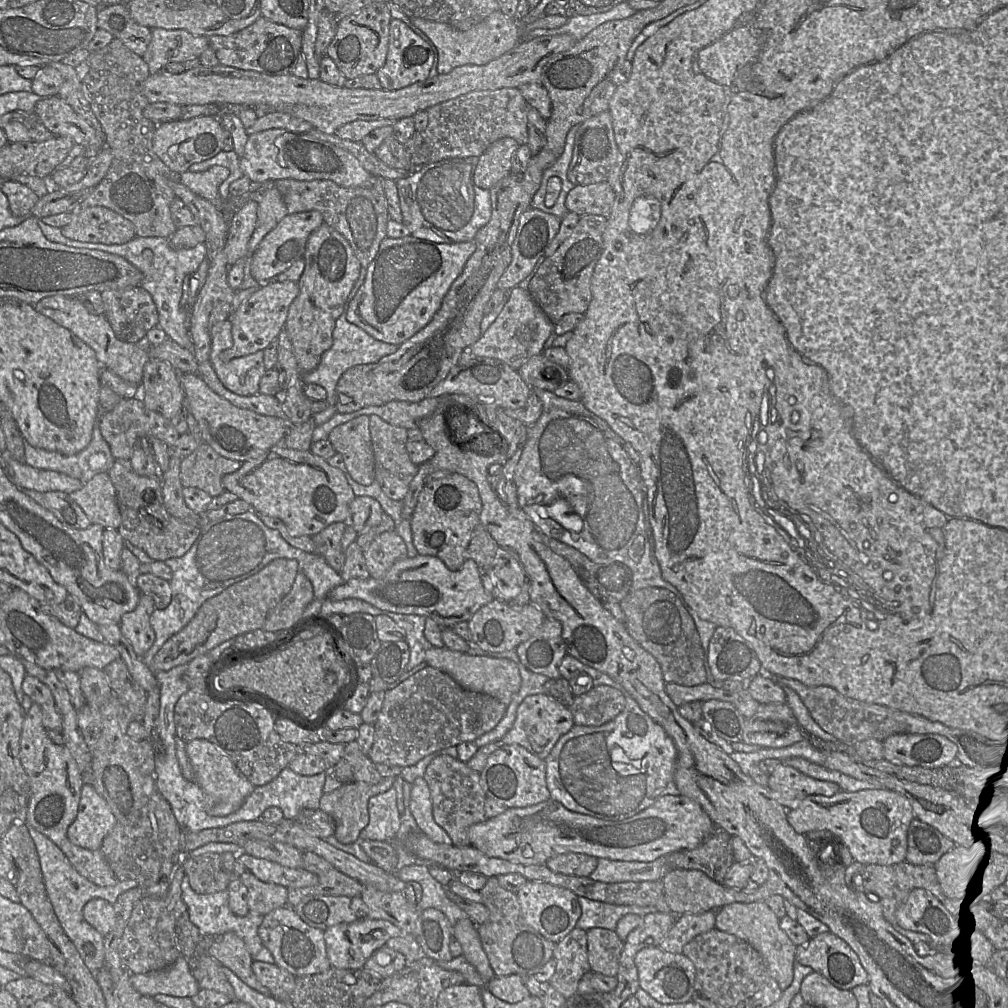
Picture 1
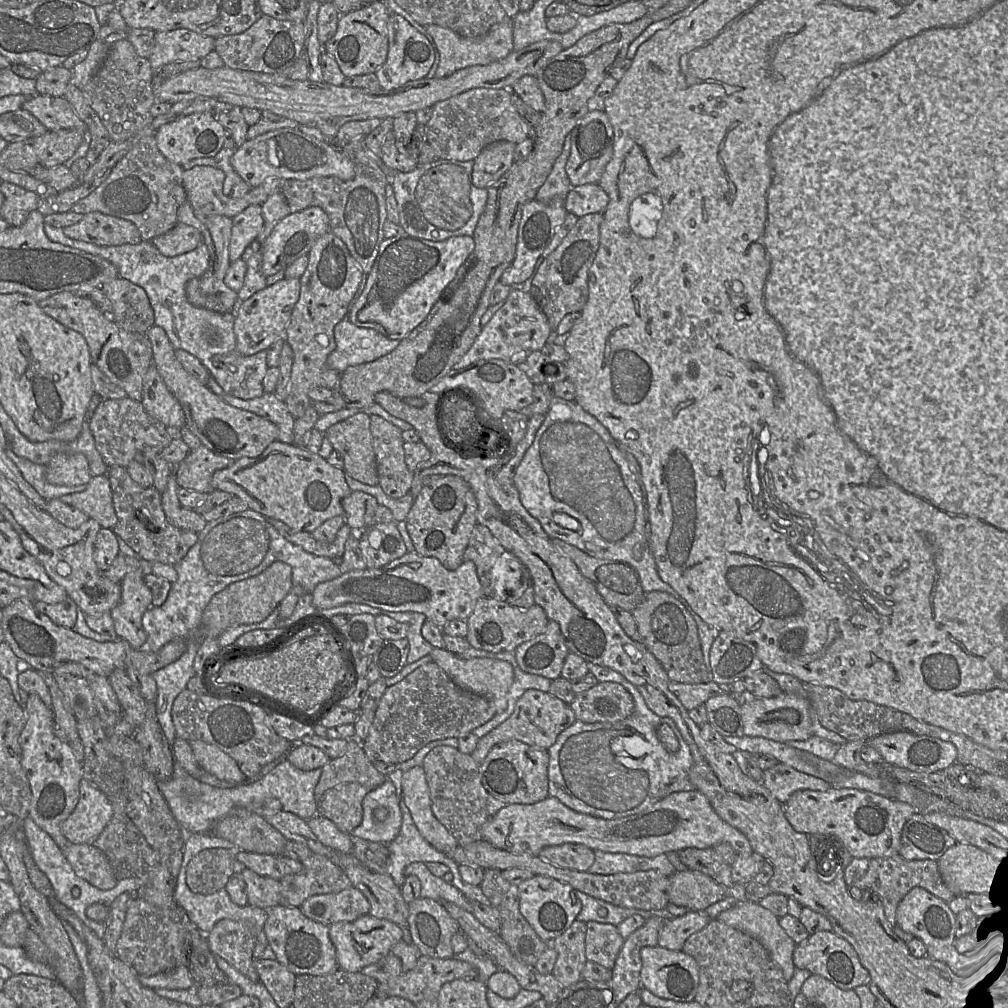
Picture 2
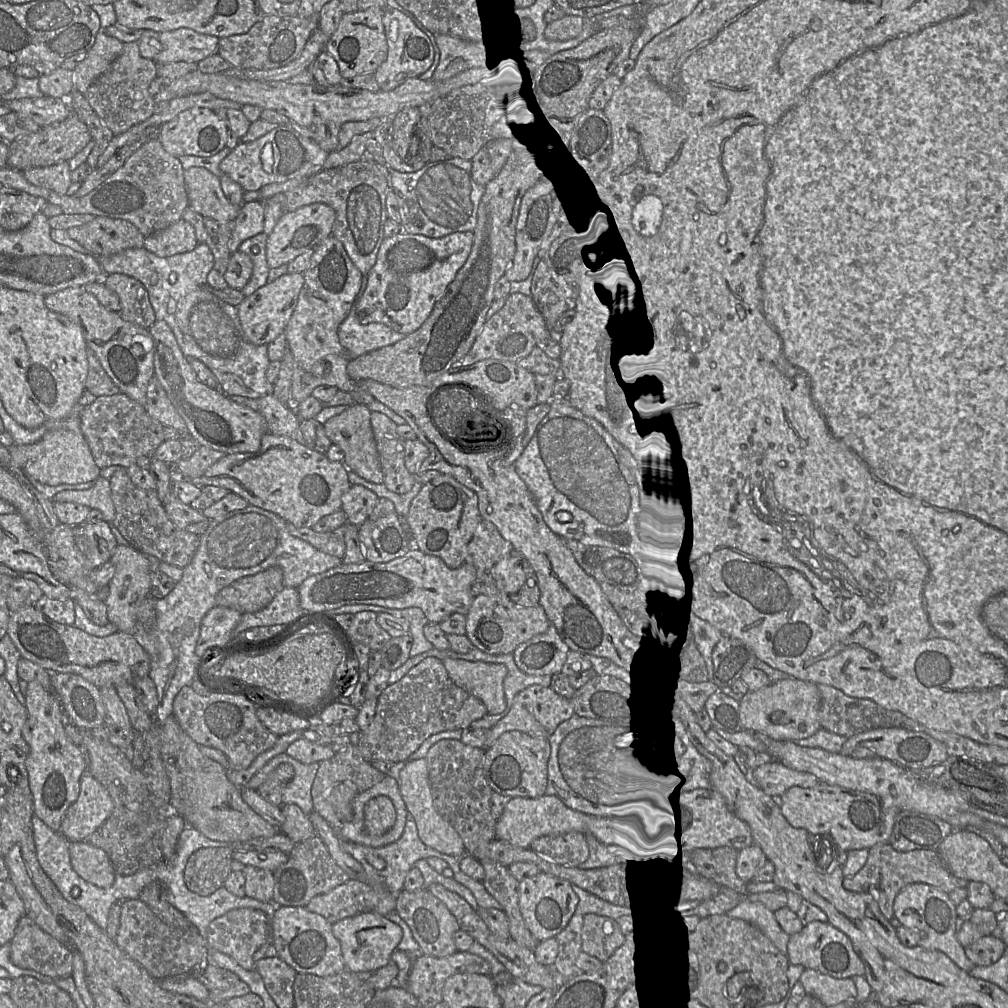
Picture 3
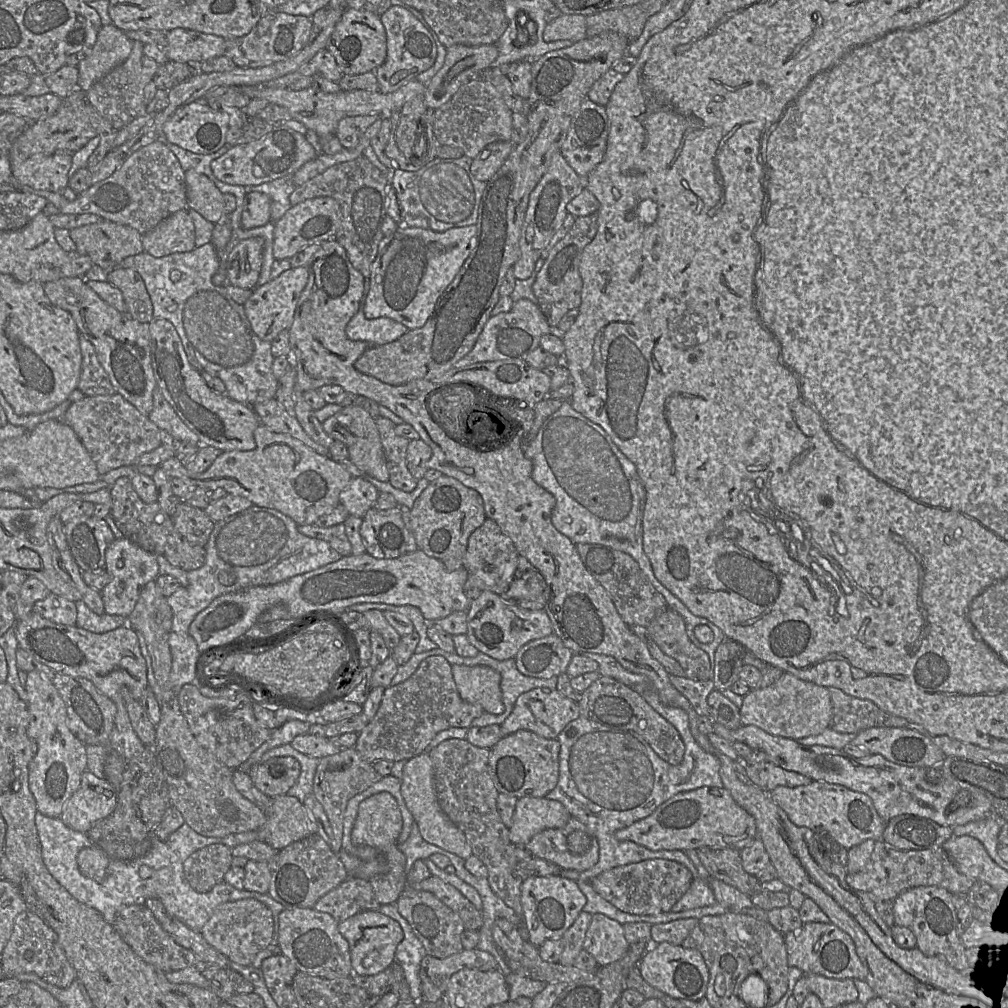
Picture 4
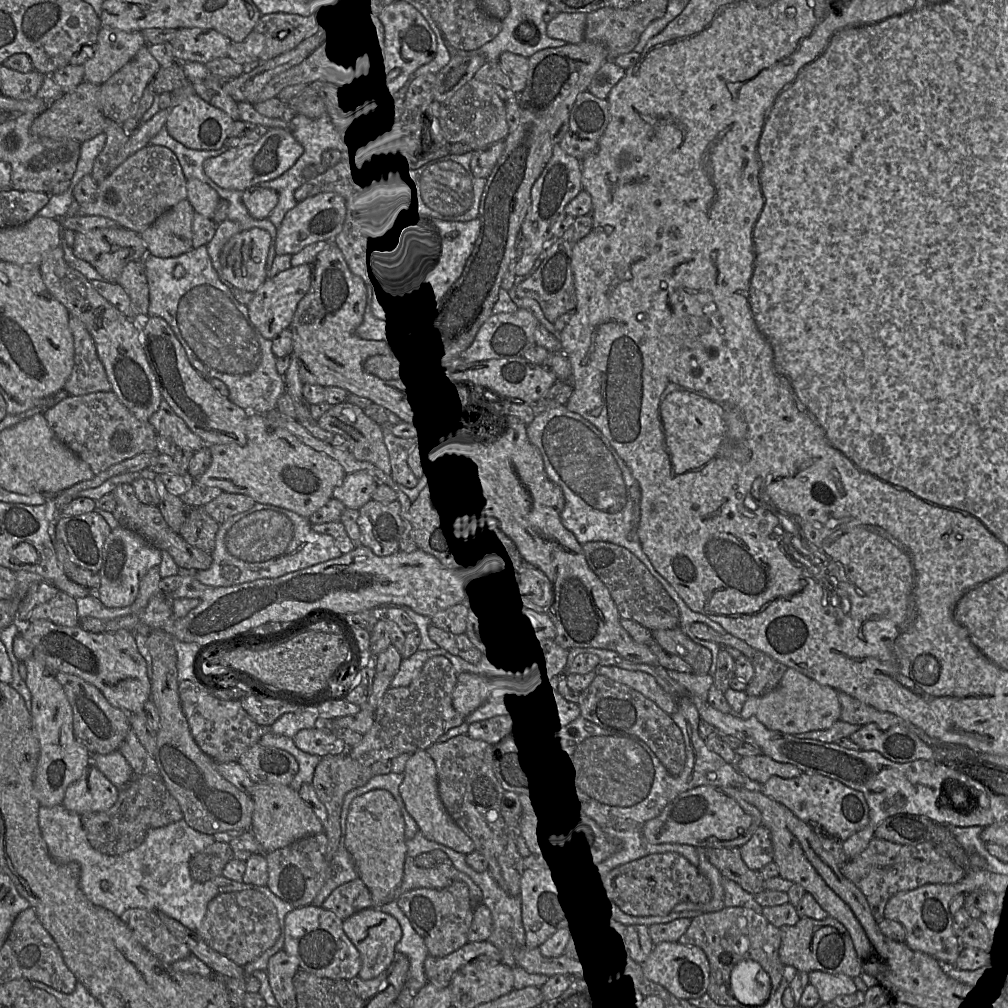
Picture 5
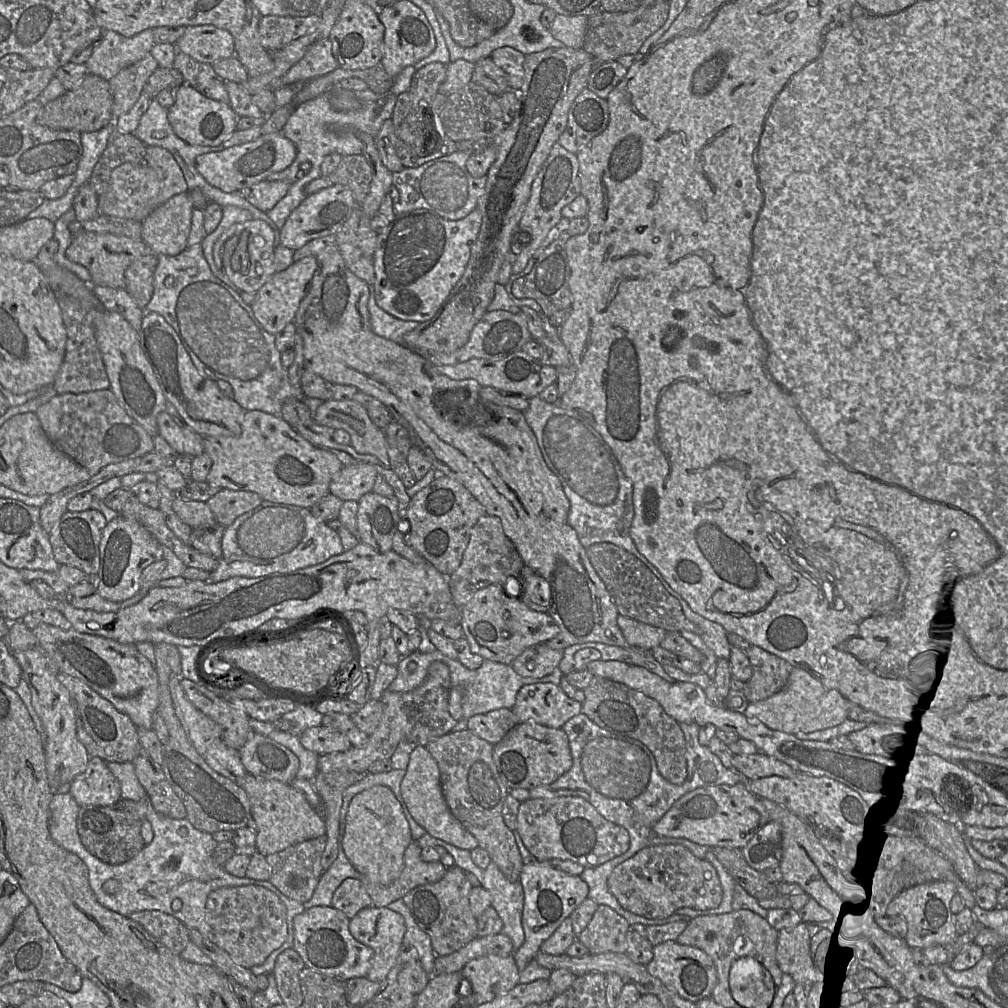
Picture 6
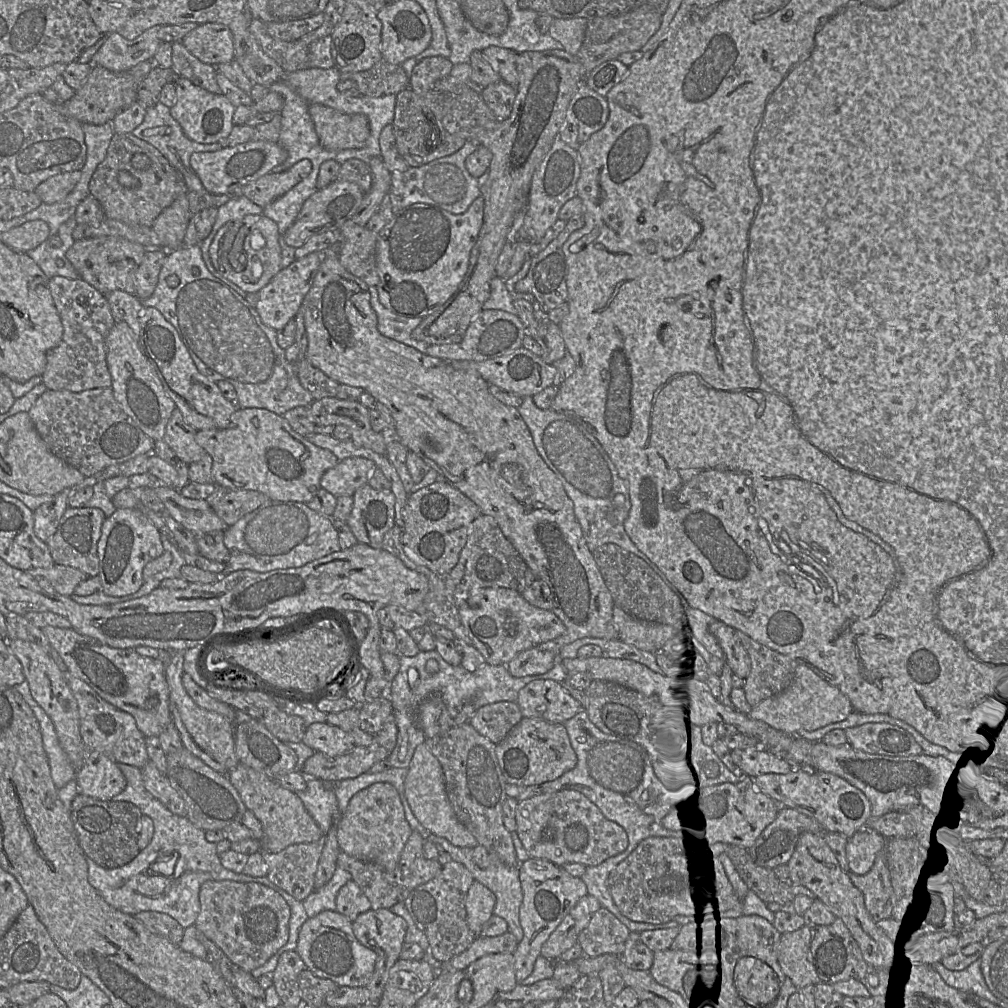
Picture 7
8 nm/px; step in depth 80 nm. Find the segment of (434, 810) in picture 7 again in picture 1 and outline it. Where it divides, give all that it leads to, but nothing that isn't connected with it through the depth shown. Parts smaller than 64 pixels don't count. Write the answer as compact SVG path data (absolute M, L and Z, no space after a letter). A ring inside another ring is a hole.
M418 777L412 783L409 808L419 831L433 842L452 844L447 832L433 818L431 795L423 777Z

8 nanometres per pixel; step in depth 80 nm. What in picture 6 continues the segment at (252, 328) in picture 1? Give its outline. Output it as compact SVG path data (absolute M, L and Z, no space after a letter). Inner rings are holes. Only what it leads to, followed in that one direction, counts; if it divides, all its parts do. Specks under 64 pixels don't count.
M308 256L293 262L286 269L275 272L256 292L251 309L257 321L269 333L275 335L282 331L287 324L294 321L301 300L308 293L312 277L317 268L315 256Z

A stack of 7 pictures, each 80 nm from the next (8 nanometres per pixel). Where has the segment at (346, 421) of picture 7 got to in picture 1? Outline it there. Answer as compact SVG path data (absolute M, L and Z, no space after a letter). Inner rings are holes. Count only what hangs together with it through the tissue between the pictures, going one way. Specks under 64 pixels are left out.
M361 415L336 426L328 440L343 457L345 468L354 481L364 486L375 481L369 416Z

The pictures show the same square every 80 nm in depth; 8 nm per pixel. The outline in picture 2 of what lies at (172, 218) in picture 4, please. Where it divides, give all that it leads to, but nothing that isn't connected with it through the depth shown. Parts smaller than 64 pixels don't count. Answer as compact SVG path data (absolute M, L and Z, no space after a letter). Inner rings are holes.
M177 223L170 231L150 241L162 255L175 257L196 249L203 238L201 231L193 226Z

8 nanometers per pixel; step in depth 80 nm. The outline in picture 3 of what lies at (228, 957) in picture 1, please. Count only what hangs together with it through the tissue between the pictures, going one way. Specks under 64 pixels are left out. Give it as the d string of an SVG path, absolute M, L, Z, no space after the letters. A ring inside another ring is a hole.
M255 908L232 909L211 921L205 932L205 939L210 949L228 955L246 970L255 969L253 955L267 938L267 916L262 910Z

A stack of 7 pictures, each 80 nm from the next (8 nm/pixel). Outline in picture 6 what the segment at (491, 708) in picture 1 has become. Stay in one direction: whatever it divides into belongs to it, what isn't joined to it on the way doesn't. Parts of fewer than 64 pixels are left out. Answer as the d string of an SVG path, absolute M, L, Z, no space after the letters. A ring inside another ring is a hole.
M441 662L430 664L427 676L420 686L408 692L386 690L381 696L383 714L375 731L363 746L352 746L344 752L319 755L318 771L324 773L354 771L369 773L369 767L377 760L390 759L401 741L426 746L430 741L451 732L456 721L449 713L448 702L452 688L449 667Z

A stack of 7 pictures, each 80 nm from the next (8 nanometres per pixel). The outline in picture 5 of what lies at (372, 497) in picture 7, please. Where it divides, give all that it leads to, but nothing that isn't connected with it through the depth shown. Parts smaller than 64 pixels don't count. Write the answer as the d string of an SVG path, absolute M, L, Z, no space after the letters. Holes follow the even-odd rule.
M371 499L359 509L357 520L361 544L379 557L399 551L403 534L400 503L381 503Z

